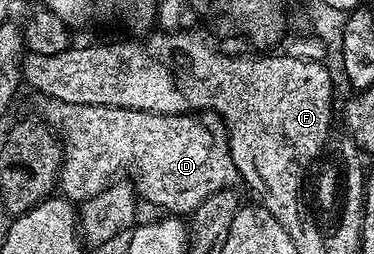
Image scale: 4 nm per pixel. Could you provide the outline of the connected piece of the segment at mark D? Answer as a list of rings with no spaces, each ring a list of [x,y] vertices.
[[[50,98],[42,103],[42,119],[55,129],[63,146],[57,188],[72,202],[82,202],[105,191],[122,168],[131,171],[136,193],[167,214],[195,212],[209,194],[217,194],[222,188],[234,189],[235,183],[240,183],[222,127],[210,128],[199,118],[183,118],[180,124],[171,124],[175,122],[128,108],[70,104]]]

